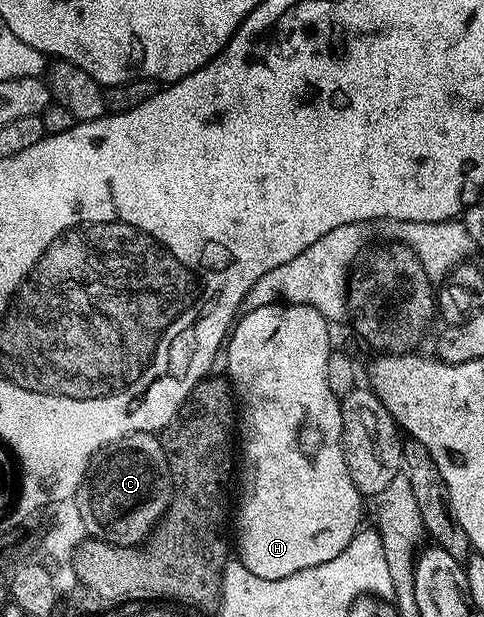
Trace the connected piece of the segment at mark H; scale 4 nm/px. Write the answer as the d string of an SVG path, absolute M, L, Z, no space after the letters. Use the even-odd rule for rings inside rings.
M270 303L269 305L261 305L252 311L244 310L238 316L237 322L232 326L229 332L229 338L225 344L225 354L227 357L227 366L225 368L226 378L231 384L235 406L237 408L237 447L243 450L243 484L239 487L239 512L233 515L233 547L237 552L239 562L245 565L245 569L249 569L249 573L253 573L253 577L258 579L268 579L269 581L277 581L281 577L289 577L293 573L301 573L301 569L311 569L313 565L325 565L325 561L333 561L333 557L337 557L337 553L341 553L341 549L345 549L345 545L349 545L349 541L353 541L353 537L360 531L363 519L363 503L364 496L360 495L357 485L353 481L353 477L349 473L349 465L345 461L345 453L343 452L343 409L341 406L340 396L333 393L333 389L329 389L329 380L325 369L329 369L329 357L333 350L331 344L331 331L329 328L329 320L323 316L317 309L313 309L309 305L301 305L300 303Z

